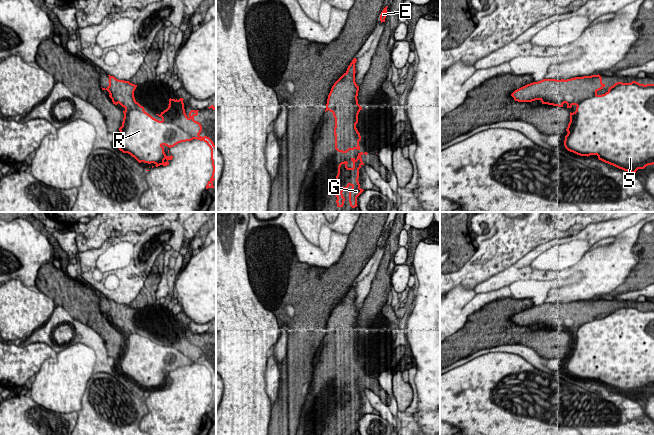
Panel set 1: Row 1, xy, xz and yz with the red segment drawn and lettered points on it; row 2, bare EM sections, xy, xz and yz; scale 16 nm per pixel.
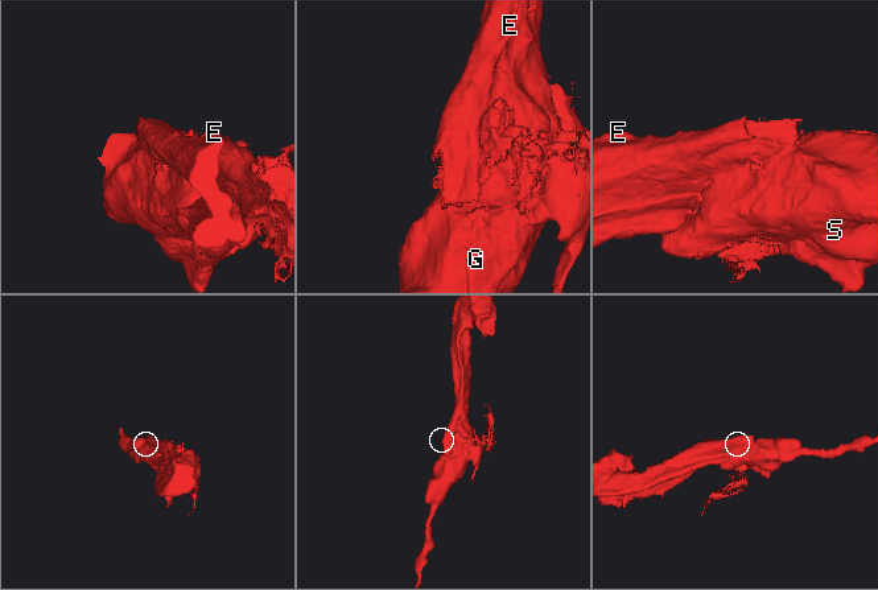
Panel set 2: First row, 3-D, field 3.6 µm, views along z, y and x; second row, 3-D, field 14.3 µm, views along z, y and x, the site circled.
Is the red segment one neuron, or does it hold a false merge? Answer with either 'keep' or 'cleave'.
cleave

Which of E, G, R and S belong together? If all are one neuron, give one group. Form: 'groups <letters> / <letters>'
groups E / G R S

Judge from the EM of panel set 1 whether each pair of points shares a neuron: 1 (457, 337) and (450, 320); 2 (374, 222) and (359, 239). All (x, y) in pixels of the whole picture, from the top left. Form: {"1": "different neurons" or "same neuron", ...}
{"1": "different neurons", "2": "same neuron"}

